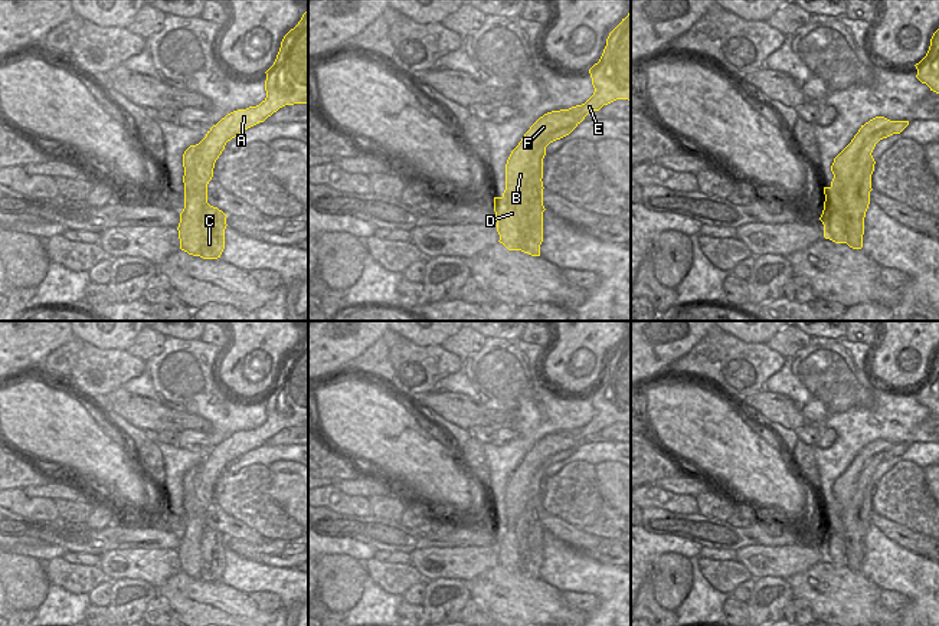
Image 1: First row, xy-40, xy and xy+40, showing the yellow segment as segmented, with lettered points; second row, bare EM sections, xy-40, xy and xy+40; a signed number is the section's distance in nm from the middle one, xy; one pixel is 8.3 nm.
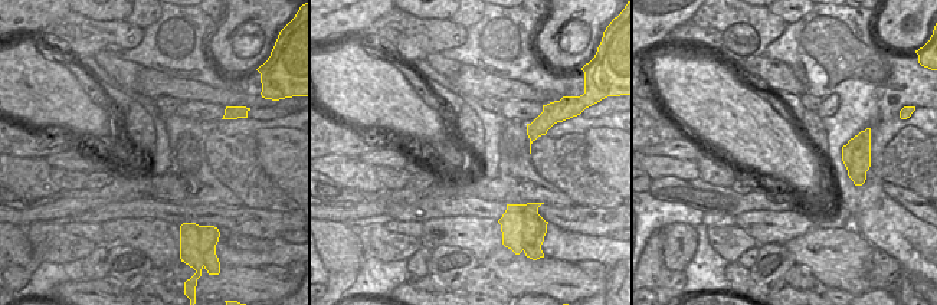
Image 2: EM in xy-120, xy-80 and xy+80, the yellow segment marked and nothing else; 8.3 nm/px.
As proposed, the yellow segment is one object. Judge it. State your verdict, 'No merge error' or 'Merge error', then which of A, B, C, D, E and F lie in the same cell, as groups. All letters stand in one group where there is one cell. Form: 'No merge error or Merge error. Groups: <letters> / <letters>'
Merge error. Groups: A B D E F / C

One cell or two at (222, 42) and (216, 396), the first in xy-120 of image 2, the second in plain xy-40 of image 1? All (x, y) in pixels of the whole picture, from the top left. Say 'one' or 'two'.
two

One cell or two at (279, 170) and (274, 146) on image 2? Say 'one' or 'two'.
one

